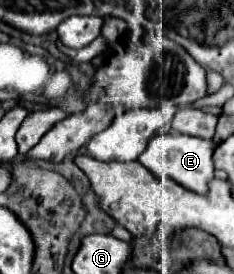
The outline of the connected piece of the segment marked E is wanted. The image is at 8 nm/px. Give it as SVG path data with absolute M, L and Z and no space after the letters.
M167 132L167 134L153 136L137 160L145 168L155 172L157 176L167 176L167 178L175 180L177 184L181 184L187 190L193 190L197 194L207 194L209 182L215 178L215 174L213 174L215 168L213 168L213 158L211 158L213 150L215 150L215 142L195 138L195 136L177 134L177 132Z

